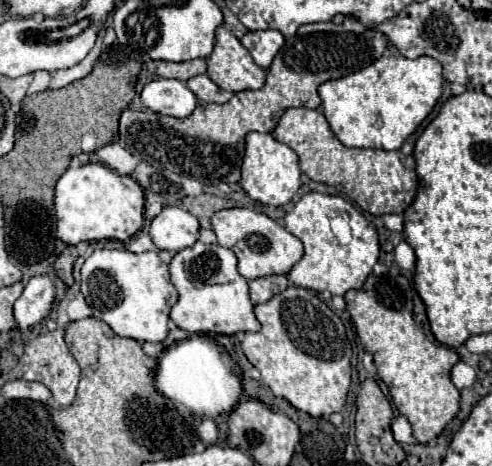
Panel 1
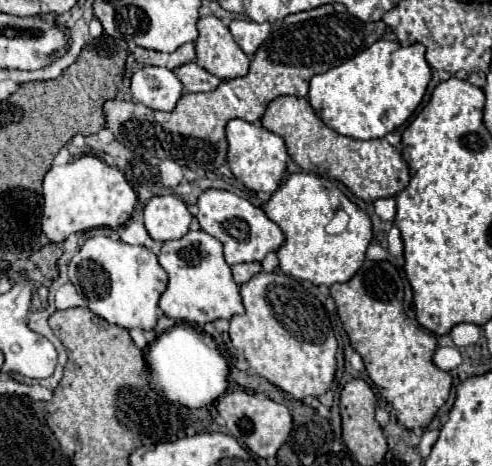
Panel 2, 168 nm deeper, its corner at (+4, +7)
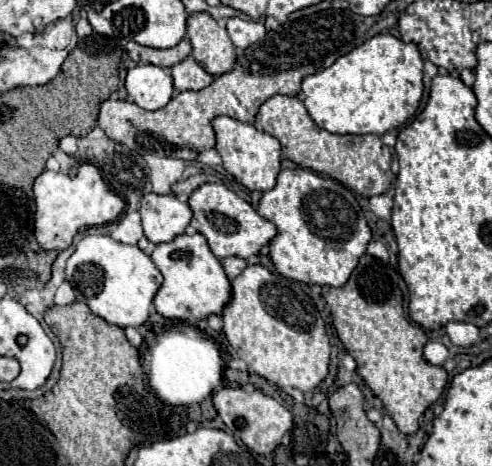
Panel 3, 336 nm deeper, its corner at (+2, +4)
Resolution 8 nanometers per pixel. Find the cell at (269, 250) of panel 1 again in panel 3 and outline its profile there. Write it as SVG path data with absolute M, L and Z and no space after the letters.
M219 183L199 185L189 197L189 207L193 211L191 225L197 229L197 233L205 235L209 249L219 259L225 257L249 259L251 255L257 255L263 245L269 245L269 241L277 235L277 229L271 221L263 219L245 199L237 197L231 189Z

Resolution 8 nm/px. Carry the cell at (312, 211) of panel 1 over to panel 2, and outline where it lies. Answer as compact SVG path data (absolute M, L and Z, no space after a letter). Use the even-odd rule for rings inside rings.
M289 174L289 178L267 202L265 214L285 234L285 244L277 250L281 270L299 280L309 280L315 286L333 286L337 282L351 280L351 276L355 276L355 272L361 268L367 246L373 238L371 218L367 212L357 208L331 180L317 174ZM335 208L349 214L349 226L345 232L331 236L325 232L325 224Z

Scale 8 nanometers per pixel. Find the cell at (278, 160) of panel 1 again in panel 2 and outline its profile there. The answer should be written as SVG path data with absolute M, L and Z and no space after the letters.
M231 120L225 128L227 142L229 142L229 154L227 154L227 166L231 168L233 176L243 180L243 184L253 192L269 192L273 194L279 190L281 182L287 178L287 148L285 140L269 130L265 130L261 124L251 124L245 120Z

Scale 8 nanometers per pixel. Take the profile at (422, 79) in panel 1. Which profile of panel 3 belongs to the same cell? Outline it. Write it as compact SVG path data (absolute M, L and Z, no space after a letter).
M379 33L371 39L367 39L363 45L359 45L353 51L349 51L347 55L339 57L331 67L323 69L319 73L307 75L303 79L303 87L299 93L311 119L321 129L325 129L329 133L337 133L337 135L347 135L347 133L383 135L389 129L397 129L415 115L415 111L419 109L419 103L421 103L421 95L423 95L423 59L421 59L417 47L413 47L413 43L405 43L389 33Z

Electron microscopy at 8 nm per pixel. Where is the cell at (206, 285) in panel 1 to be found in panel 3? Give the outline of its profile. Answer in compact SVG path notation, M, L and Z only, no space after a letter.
M183 233L169 243L157 245L151 253L151 261L163 275L163 283L153 297L153 305L155 311L165 319L195 323L211 313L221 315L223 307L229 303L231 283L225 271L221 271L219 259L209 251L209 245L201 233L195 233L191 237Z

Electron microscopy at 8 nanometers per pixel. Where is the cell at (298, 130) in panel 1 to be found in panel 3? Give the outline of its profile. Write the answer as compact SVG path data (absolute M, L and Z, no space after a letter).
M273 95L269 97L255 115L253 123L259 131L265 131L279 139L283 155L297 163L299 167L313 169L317 173L329 175L345 187L353 189L363 197L373 197L387 193L393 183L391 173L391 151L381 141L379 135L333 135L313 123L305 105L299 97Z

